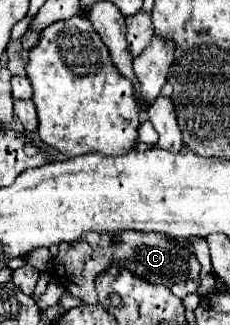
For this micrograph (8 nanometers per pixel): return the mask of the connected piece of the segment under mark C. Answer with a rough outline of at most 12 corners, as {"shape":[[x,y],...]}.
{"shape":[[126,229],[60,245],[64,289],[96,305],[96,275],[120,263],[176,297],[198,291],[196,255]]}

